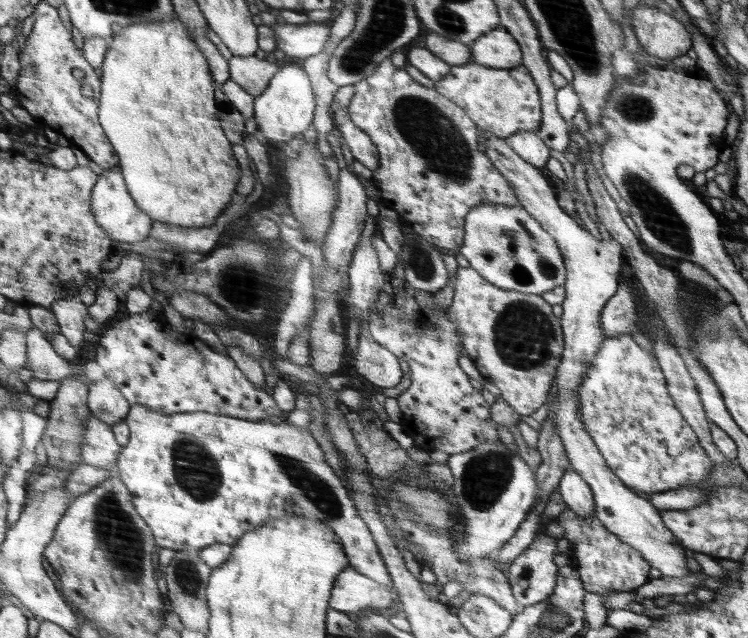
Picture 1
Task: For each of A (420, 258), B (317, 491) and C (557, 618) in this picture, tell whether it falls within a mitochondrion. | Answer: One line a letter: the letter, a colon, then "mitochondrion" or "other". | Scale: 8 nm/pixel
A: mitochondrion
B: mitochondrion
C: mitochondrion

